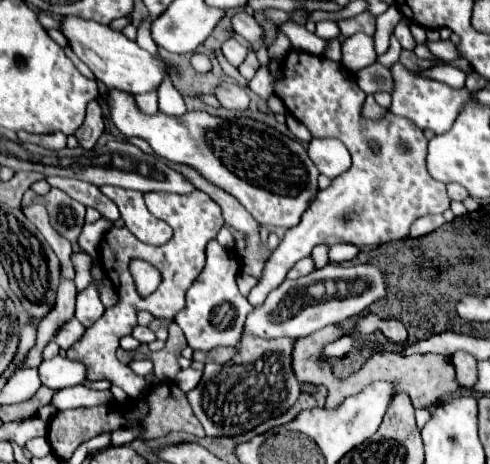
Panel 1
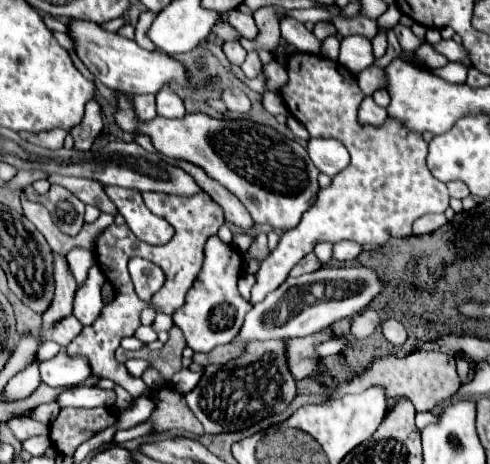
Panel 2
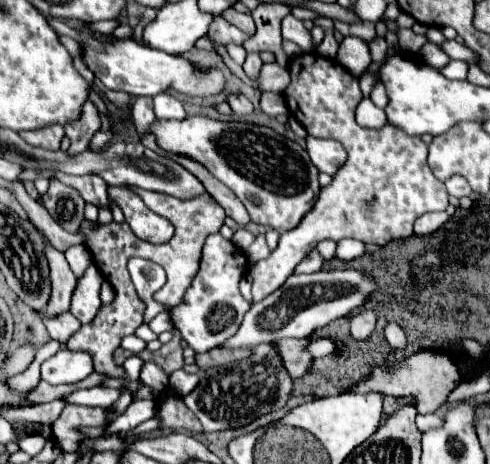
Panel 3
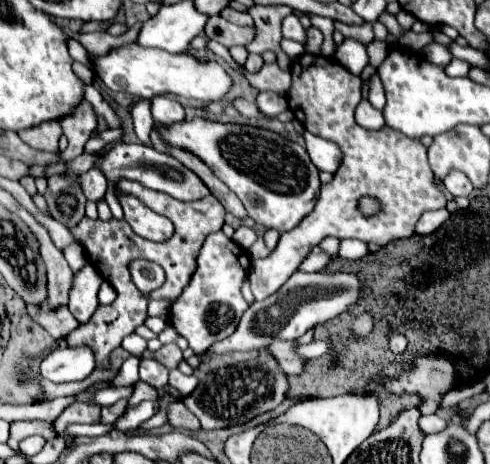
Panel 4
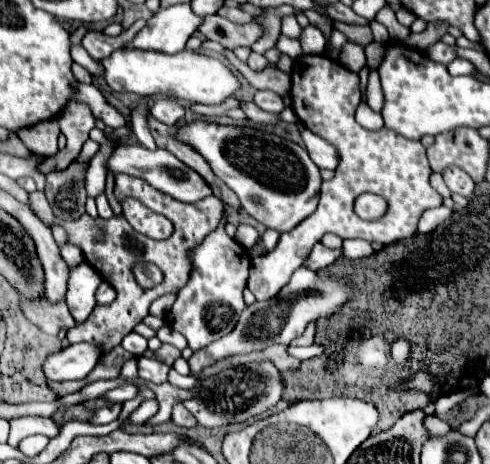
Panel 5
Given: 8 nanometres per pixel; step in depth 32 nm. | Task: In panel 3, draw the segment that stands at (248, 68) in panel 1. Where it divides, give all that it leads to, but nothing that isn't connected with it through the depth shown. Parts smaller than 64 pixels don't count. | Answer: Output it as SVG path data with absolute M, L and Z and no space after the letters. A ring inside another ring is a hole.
M256 52L248 54L248 58L246 58L246 62L242 64L242 68L244 68L244 72L246 72L248 78L256 78L256 76L260 74L260 68L262 68L262 60L260 60L260 56L258 56Z

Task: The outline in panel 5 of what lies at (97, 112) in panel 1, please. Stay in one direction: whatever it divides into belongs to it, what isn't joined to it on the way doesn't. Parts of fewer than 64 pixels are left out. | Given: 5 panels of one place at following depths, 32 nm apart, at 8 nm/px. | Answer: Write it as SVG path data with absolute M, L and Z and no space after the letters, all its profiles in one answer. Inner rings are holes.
M74 102L70 104L58 118L62 134L68 136L68 146L56 154L56 160L48 160L48 164L40 164L38 170L62 170L66 168L82 150L82 144L88 140L90 130L96 126L96 118L88 104Z

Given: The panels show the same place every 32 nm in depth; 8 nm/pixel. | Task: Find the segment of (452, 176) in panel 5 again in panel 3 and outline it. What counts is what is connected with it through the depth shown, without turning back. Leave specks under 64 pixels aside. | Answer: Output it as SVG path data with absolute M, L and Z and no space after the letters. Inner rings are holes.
M454 176L452 180L446 180L446 188L448 188L448 194L450 196L456 196L456 198L462 198L462 196L470 196L472 190L468 188L468 182L466 180L460 180L460 176Z

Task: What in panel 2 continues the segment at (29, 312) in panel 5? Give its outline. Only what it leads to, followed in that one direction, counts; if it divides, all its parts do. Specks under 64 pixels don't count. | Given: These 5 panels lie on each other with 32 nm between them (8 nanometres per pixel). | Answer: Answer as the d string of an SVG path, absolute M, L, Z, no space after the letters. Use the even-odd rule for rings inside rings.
M68 316L62 322L54 324L54 328L52 328L52 340L56 344L60 344L62 348L66 348L80 332L82 332L82 324L74 316Z

